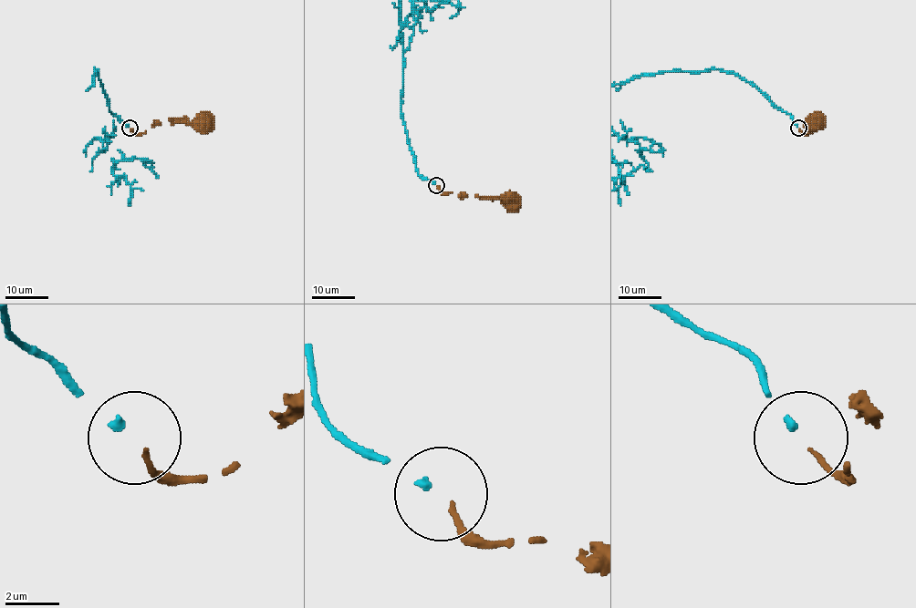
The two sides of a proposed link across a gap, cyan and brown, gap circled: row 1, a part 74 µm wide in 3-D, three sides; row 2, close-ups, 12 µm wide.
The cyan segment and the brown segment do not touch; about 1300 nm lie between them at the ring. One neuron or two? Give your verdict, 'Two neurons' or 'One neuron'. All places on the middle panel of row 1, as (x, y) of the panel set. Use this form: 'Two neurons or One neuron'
One neuron

